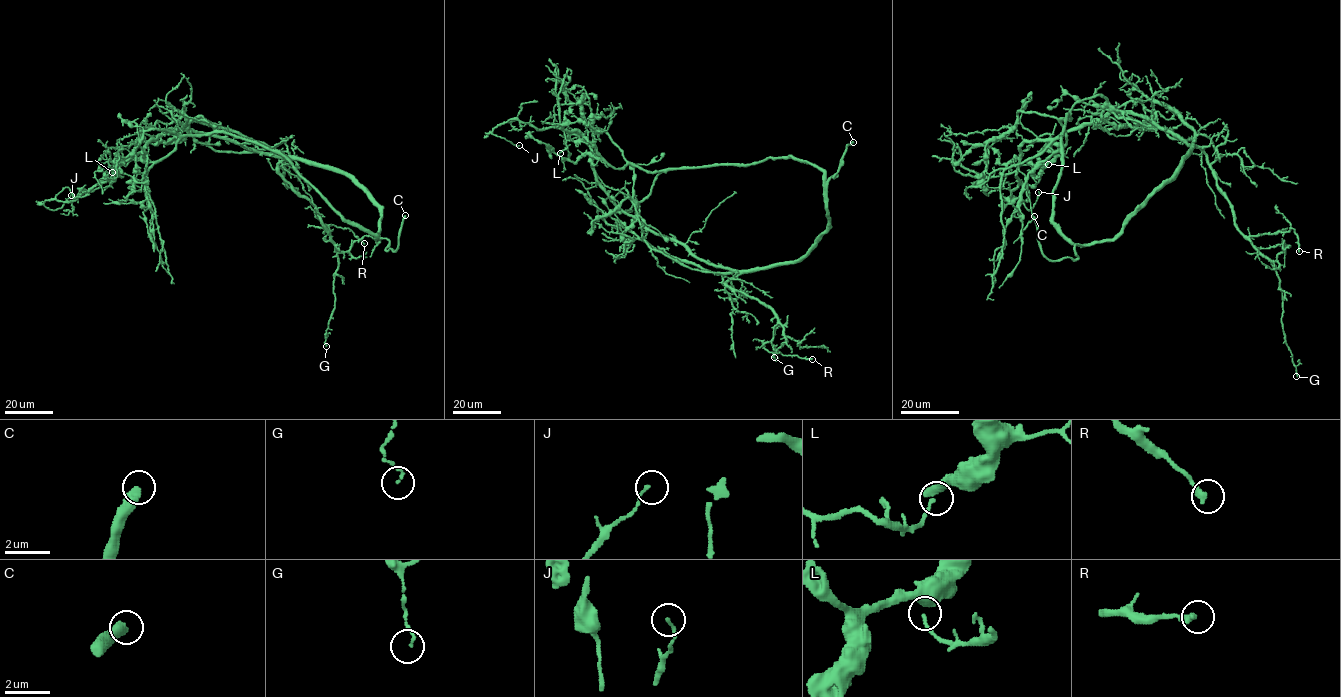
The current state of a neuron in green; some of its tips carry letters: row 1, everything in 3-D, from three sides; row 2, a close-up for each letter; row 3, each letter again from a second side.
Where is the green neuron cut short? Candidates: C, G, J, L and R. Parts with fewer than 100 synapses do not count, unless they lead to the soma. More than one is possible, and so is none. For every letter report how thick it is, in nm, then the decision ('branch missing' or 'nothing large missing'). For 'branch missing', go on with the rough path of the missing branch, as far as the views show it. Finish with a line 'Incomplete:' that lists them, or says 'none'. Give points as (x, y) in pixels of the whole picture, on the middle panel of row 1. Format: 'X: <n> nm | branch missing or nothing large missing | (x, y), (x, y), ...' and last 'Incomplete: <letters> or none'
C: 400 nm | branch missing | (853, 142), (854, 126), (857, 125)
G: 90 nm | nothing large missing
J: 120 nm | nothing large missing
L: 100 nm | nothing large missing
R: 260 nm | nothing large missing
Incomplete: C

